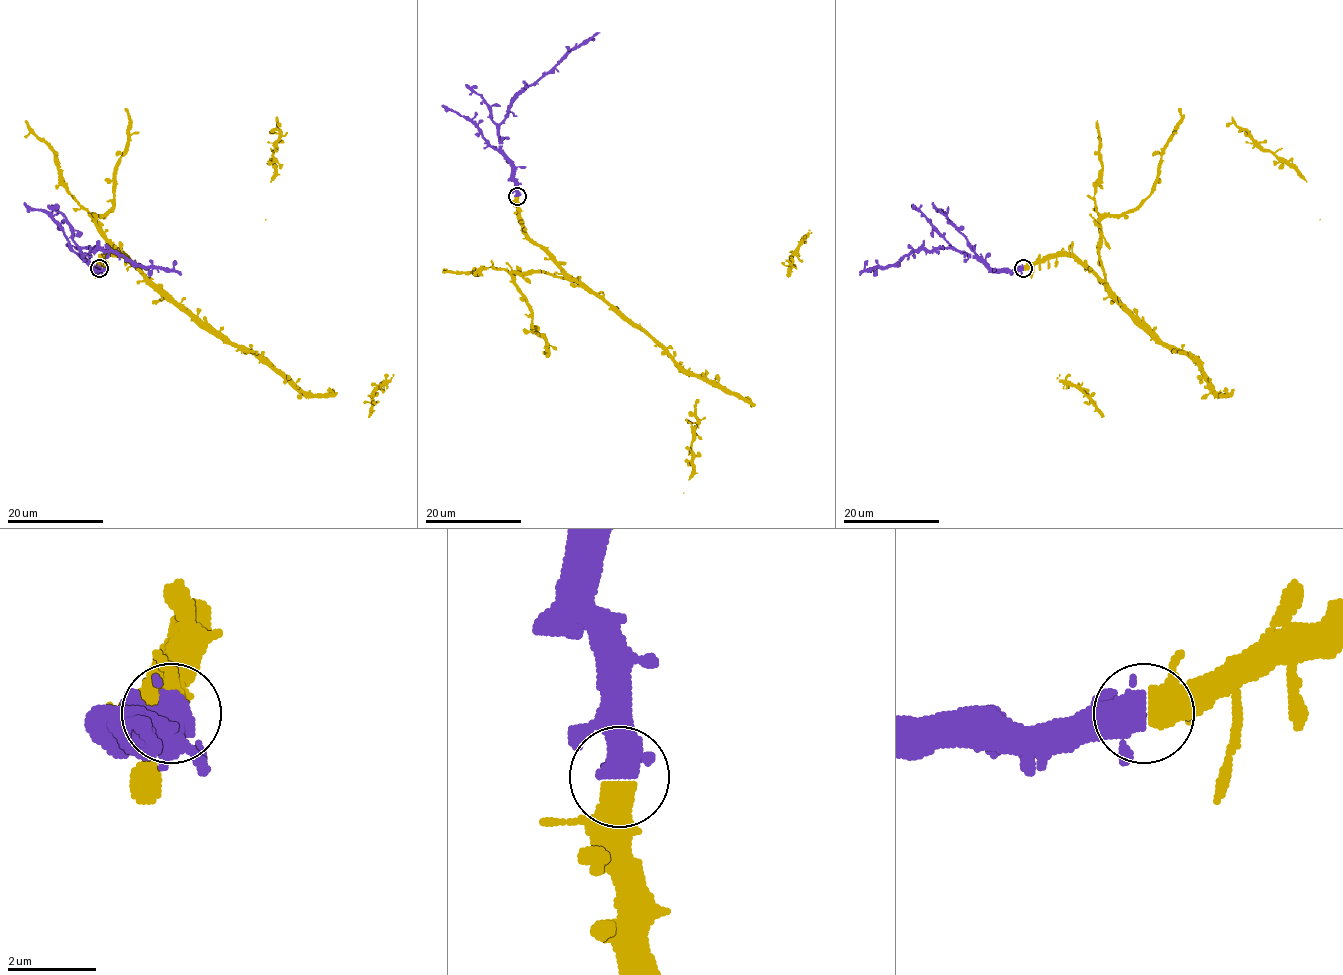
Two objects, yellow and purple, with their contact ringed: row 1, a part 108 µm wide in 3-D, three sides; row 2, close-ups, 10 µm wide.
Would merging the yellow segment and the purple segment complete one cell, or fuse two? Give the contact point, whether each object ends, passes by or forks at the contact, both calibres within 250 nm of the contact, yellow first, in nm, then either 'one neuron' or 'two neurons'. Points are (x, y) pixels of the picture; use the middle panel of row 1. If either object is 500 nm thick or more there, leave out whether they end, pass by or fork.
(517, 196) | yellow passes by | purple passes by | 440/480 nm | one neuron

